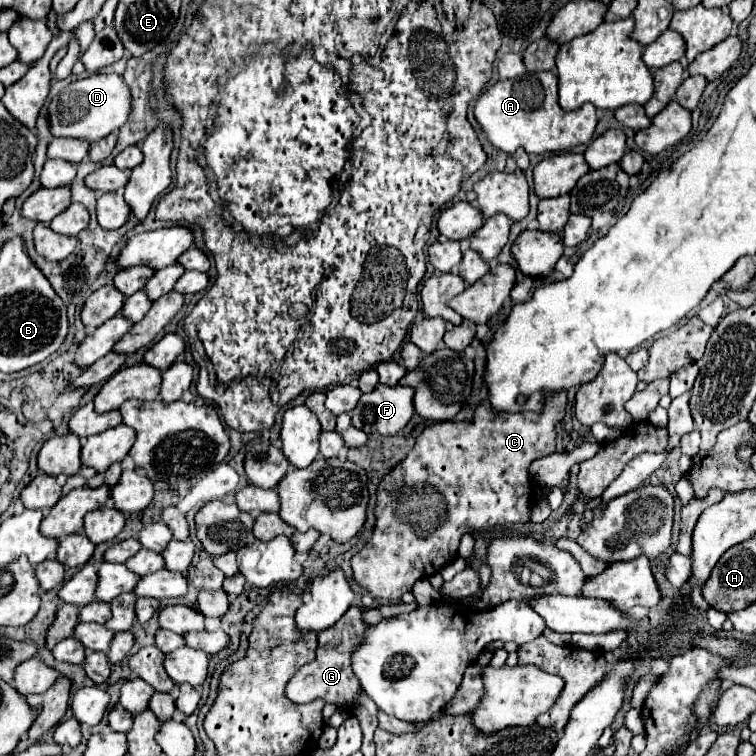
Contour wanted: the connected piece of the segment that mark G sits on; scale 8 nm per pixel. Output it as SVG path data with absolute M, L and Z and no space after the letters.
M352 605L342 615L342 619L338 619L330 629L322 629L322 633L318 633L316 659L302 665L302 669L298 669L298 673L286 683L286 691L284 691L286 697L300 705L310 703L320 697L326 703L336 703L344 711L352 711L360 683L352 671L350 655L352 655L352 649L362 641L364 629L366 629L366 625L362 621L362 611L356 605Z

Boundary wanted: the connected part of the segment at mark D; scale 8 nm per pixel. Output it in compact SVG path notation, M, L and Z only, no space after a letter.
M92 73L86 79L70 83L58 95L52 97L48 105L48 125L54 137L72 137L72 139L52 139L46 153L48 159L64 159L74 165L80 163L88 155L90 141L102 139L112 131L118 131L120 125L128 121L128 113L130 113L130 89L120 75Z

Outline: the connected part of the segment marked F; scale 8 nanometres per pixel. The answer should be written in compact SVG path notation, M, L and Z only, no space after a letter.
M382 385L364 393L358 405L350 411L352 423L364 433L380 433L384 437L398 433L414 415L414 389L406 385Z

